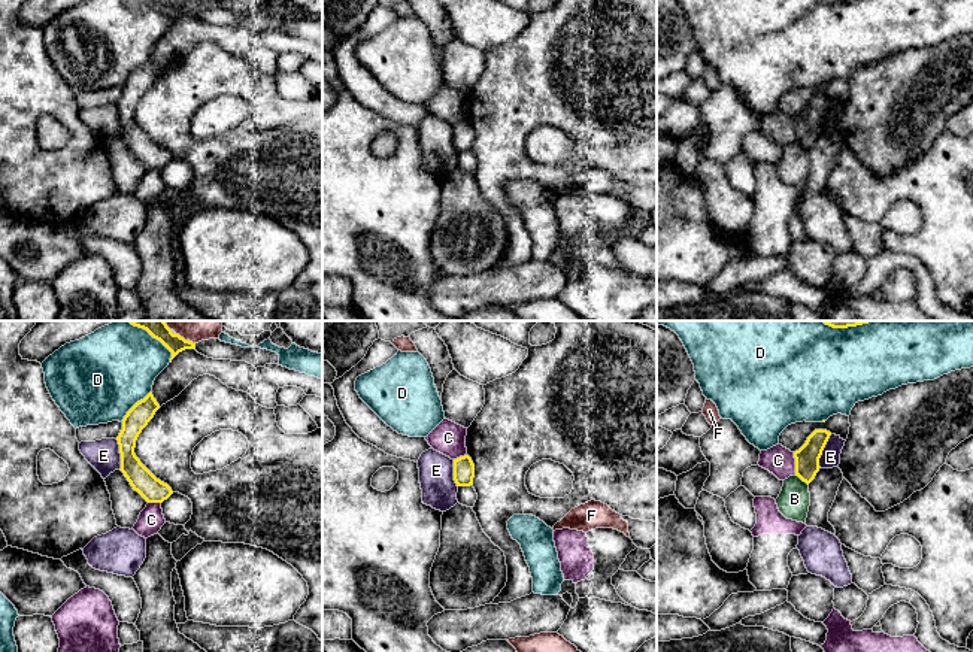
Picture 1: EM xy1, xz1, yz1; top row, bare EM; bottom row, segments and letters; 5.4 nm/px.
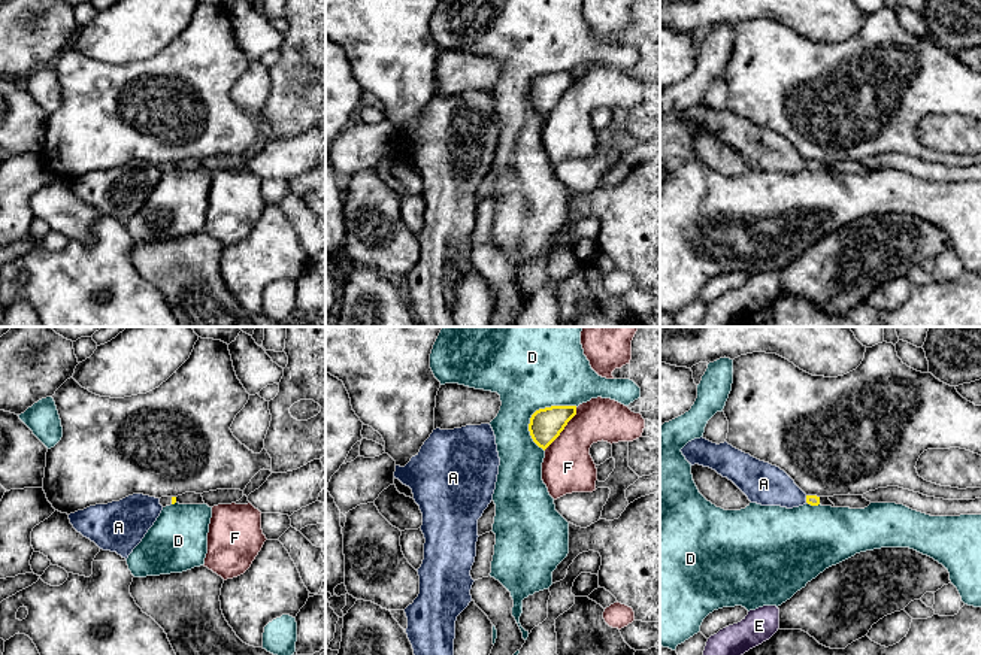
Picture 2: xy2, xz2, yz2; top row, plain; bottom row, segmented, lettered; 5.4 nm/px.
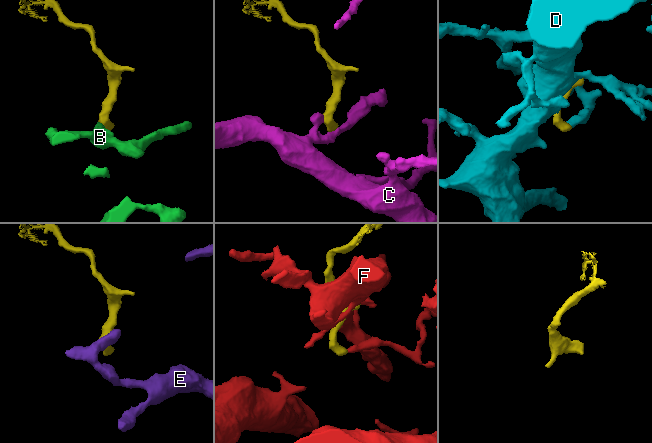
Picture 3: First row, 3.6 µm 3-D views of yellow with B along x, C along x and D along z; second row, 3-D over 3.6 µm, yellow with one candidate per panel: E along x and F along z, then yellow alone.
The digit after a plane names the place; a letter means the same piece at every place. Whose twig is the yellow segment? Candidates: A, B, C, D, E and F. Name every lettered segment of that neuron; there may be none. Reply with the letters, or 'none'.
none

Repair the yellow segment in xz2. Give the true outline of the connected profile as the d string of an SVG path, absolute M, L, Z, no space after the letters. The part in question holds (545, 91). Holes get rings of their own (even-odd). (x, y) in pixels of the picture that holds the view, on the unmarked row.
M551 72L536 76L529 90L533 107L545 116L575 81L576 72Z

